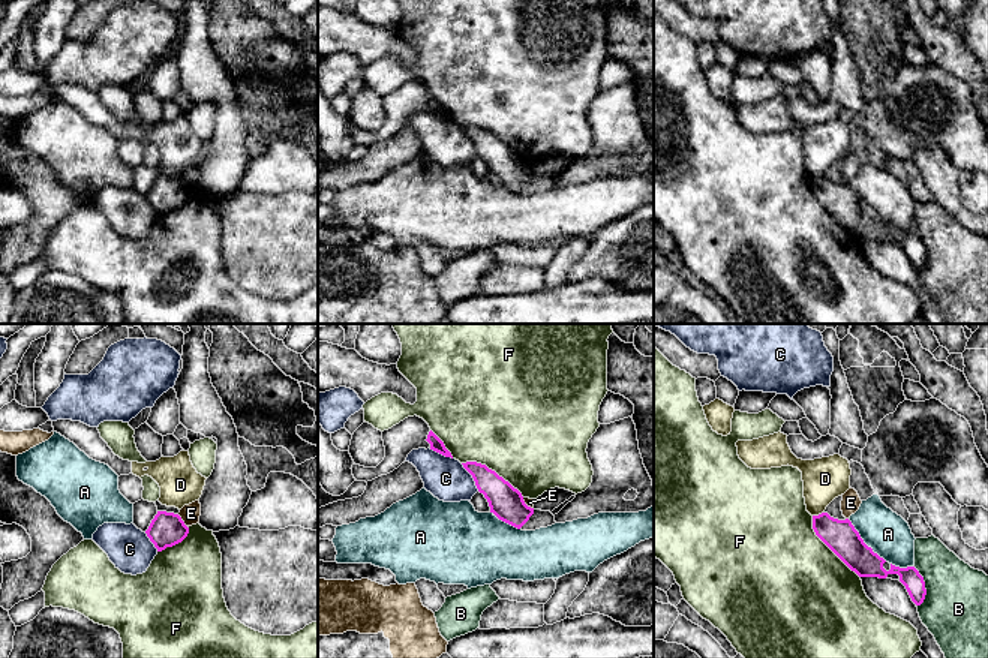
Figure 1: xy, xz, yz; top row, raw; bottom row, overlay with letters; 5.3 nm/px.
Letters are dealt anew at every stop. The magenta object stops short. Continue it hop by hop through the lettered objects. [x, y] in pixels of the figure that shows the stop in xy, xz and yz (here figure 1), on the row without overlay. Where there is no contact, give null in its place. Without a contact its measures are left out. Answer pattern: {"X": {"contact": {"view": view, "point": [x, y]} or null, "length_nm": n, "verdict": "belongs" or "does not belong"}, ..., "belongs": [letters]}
{"A": {"contact": {"view": "yz", "point": [862, 206]}, "length_nm": 320, "verdict": "does not belong"}, "B": {"contact": {"view": "yz", "point": [924, 251]}, "length_nm": 220, "verdict": "does not belong"}, "C": {"contact": {"view": "xz", "point": [473, 141]}, "length_nm": 180, "verdict": "does not belong"}, "D": {"contact": {"view": "yz", "point": [819, 179]}, "length_nm": 70, "verdict": "does not belong"}, "E": {"contact": {"view": "xy", "point": [182, 185]}, "length_nm": 90, "verdict": "does not belong"}, "F": {"contact": {"view": "xz", "point": [494, 135]}, "length_nm": 380, "verdict": "does not belong"}, "belongs": []}

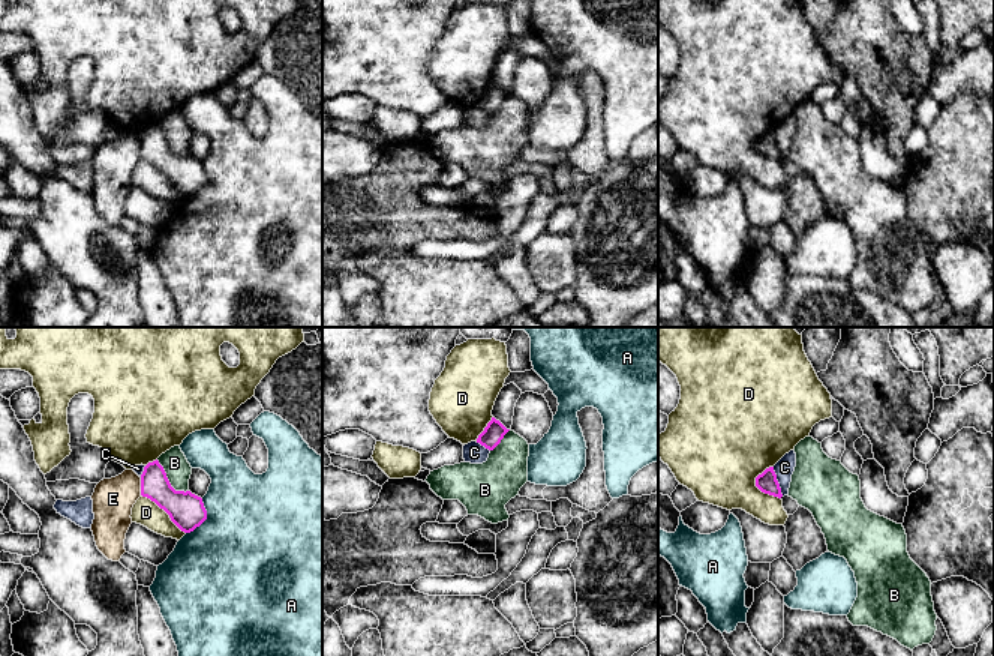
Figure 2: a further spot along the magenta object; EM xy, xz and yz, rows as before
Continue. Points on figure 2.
{"A": {"contact": {"view": "xy", "point": [206, 182]}, "length_nm": 220, "verdict": "does not belong"}, "B": {"contact": {"view": "xy", "point": [168, 144]}, "length_nm": 240, "verdict": "does not belong"}, "C": {"contact": {"view": "yz", "point": [777, 146]}, "length_nm": 170, "verdict": "does not belong"}, "D": {"contact": {"view": "yz", "point": [757, 150]}, "length_nm": 190, "verdict": "does not belong"}, "E": {"contact": {"view": "xy", "point": [141, 150]}, "length_nm": 100, "verdict": "does not belong"}, "belongs": []}

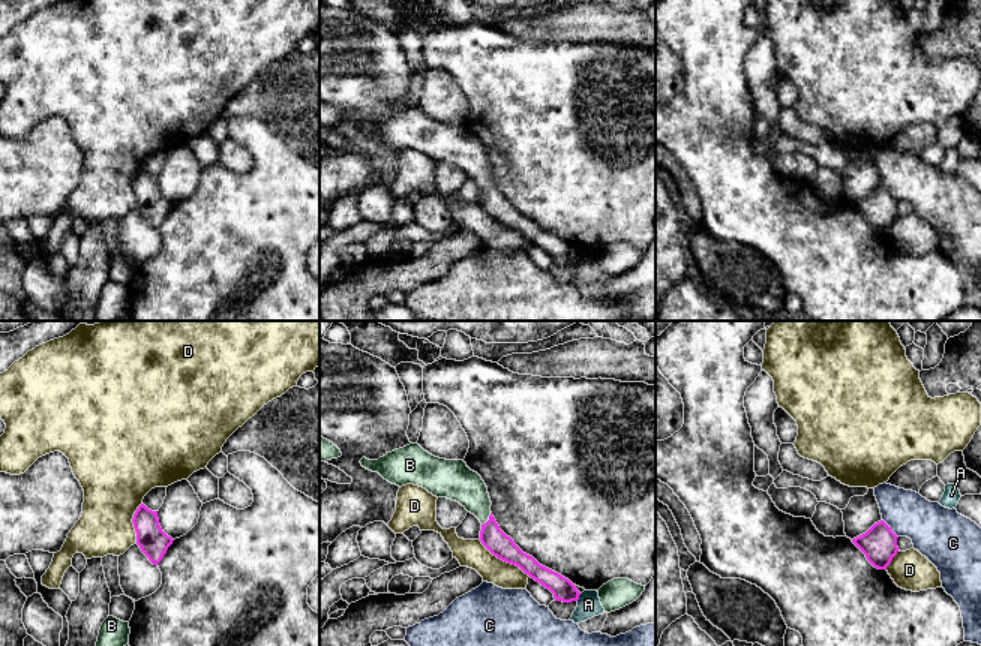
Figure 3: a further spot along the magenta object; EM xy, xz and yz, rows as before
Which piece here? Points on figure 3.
{"A": {"contact": {"view": "xz", "point": [578, 261]}, "length_nm": 50, "verdict": "does not belong"}, "B": {"contact": {"view": "xz", "point": [489, 183]}, "length_nm": 90, "verdict": "belongs"}, "C": {"contact": {"view": "yz", "point": [890, 192]}, "length_nm": 130, "verdict": "does not belong"}, "D": {"contact": {"view": "xz", "point": [504, 225]}, "length_nm": 340, "verdict": "does not belong"}, "belongs": ["B"]}

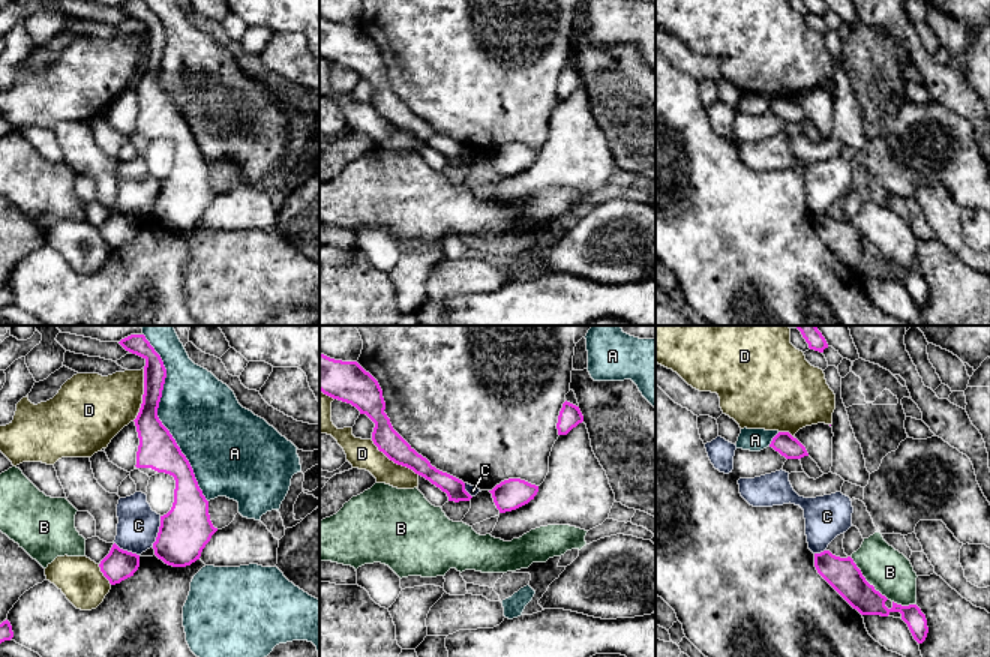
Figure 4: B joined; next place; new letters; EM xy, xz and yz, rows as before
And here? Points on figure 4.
{"A": {"contact": {"view": "xy", "point": [158, 83]}, "length_nm": 950, "verdict": "does not belong"}, "B": {"contact": {"view": "yz", "point": [864, 243]}, "length_nm": 320, "verdict": "does not belong"}, "C": {"contact": {"view": "xy", "point": [159, 195]}, "length_nm": 180, "verdict": "does not belong"}, "D": {"contact": {"view": "xy", "point": [143, 59]}, "length_nm": 280, "verdict": "does not belong"}, "belongs": []}

